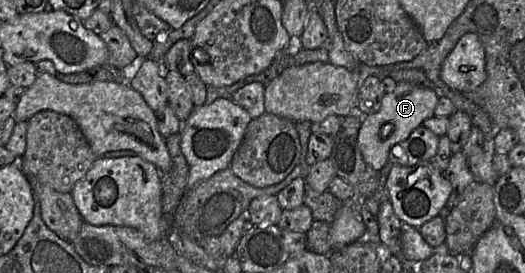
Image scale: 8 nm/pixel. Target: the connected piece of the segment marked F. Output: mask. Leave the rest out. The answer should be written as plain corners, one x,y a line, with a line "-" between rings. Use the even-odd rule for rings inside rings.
399,82
393,91
385,93
379,110
362,117
358,131
358,146
365,162
380,171
388,162
391,149
406,140
426,119
434,116
437,100
435,90
409,82

